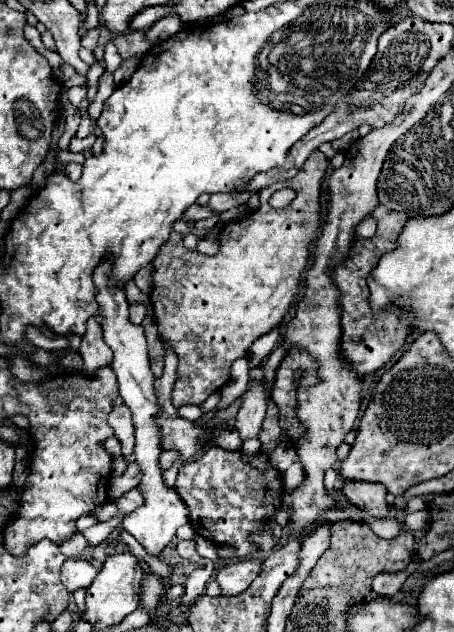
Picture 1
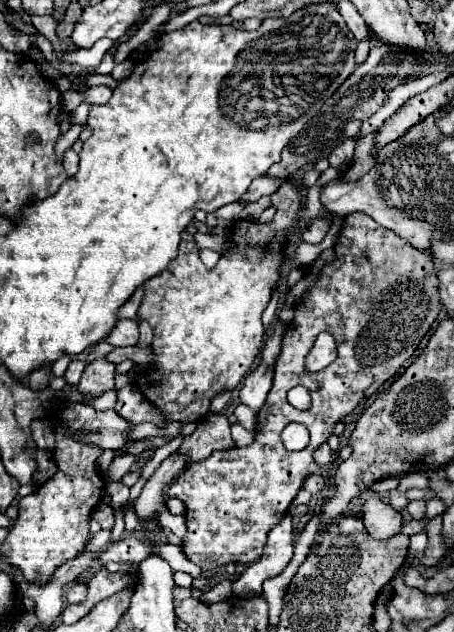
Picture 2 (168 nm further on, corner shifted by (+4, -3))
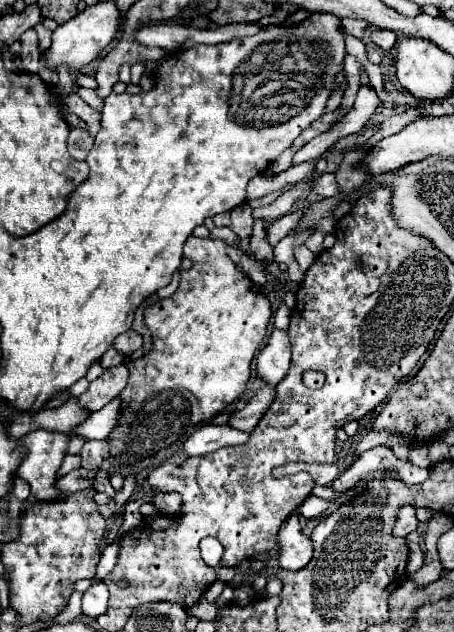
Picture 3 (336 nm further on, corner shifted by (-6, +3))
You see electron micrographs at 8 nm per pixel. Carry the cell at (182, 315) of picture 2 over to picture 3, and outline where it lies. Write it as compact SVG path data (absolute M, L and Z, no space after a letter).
M189 237L185 243L187 259L193 261L191 269L181 271L181 283L169 299L157 301L145 309L145 325L153 337L153 349L139 359L131 359L127 387L119 393L123 403L115 429L109 433L109 455L113 467L135 465L145 457L173 445L179 437L187 435L195 425L213 419L227 405L231 405L243 391L251 375L253 355L259 351L267 325L271 319L271 305L263 293L253 291L253 281L243 275L237 265L227 257L225 243L219 239Z

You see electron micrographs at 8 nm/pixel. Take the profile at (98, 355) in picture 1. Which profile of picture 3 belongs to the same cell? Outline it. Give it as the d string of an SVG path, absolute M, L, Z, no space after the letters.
M117 365L117 367L111 367L111 369L105 369L101 377L97 377L87 393L79 395L77 401L83 409L95 413L99 409L103 409L109 401L113 401L121 391L123 387L127 385L127 367L125 365Z

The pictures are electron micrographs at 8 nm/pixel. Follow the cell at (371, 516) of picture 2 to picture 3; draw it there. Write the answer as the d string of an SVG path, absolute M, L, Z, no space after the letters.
M407 505L399 511L399 517L395 521L395 527L393 527L393 535L395 537L407 537L409 533L413 533L417 529L419 521L415 517L415 507Z

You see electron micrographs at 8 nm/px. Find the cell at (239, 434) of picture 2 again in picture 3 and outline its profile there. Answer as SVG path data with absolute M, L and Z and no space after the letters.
M227 423L225 425L203 425L183 443L183 451L189 457L207 455L221 447L245 443L247 439L249 439L249 433L237 431L237 429L229 427Z

